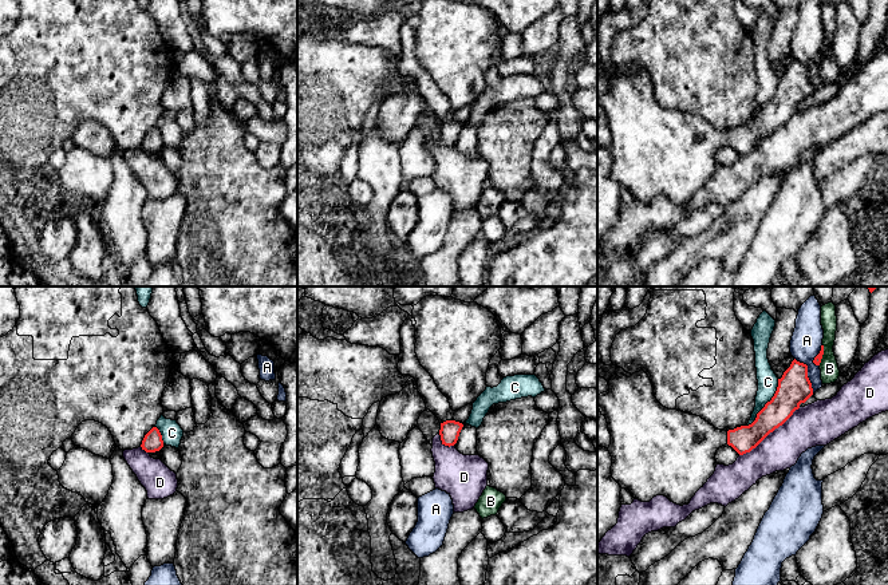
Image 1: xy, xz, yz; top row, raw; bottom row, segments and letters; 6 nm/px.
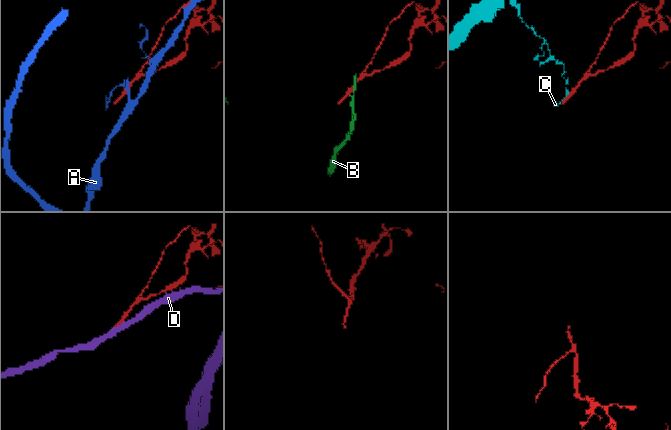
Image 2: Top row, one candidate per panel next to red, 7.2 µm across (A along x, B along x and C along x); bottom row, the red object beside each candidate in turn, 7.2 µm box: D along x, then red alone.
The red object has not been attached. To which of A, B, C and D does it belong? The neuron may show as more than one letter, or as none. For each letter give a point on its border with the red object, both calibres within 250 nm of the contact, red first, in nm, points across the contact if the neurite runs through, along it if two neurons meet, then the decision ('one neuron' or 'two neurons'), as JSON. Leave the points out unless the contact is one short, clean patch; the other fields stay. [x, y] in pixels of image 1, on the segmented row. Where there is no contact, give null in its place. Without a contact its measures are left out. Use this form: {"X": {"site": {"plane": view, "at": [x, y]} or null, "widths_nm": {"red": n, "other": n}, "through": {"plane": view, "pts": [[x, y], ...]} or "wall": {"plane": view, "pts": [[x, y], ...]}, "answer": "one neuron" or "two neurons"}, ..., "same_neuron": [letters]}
{"A": {"site": {"plane": "yz", "at": [806, 374]}, "widths_nm": {"red": 200, "other": 190}, "answer": "two neurons"}, "B": {"site": {"plane": "yz", "at": [823, 354]}, "widths_nm": {"red": 50, "other": 110}, "wall": {"plane": "yz", "pts": [[823, 344], [823, 358], [819, 364]]}, "answer": "two neurons"}, "C": {"site": {"plane": "yz", "at": [766, 403]}, "widths_nm": {"red": 200, "other": 130}, "wall": {"plane": "yz", "pts": [[778, 379], [774, 395], [746, 426]]}, "answer": "two neurons"}, "D": {"site": {"plane": "yz", "at": [769, 433]}, "widths_nm": {"red": 160, "other": 240}, "wall": {"plane": "yz", "pts": [[800, 407], [754, 447], [740, 455]]}, "answer": "two neurons"}, "same_neuron": []}

